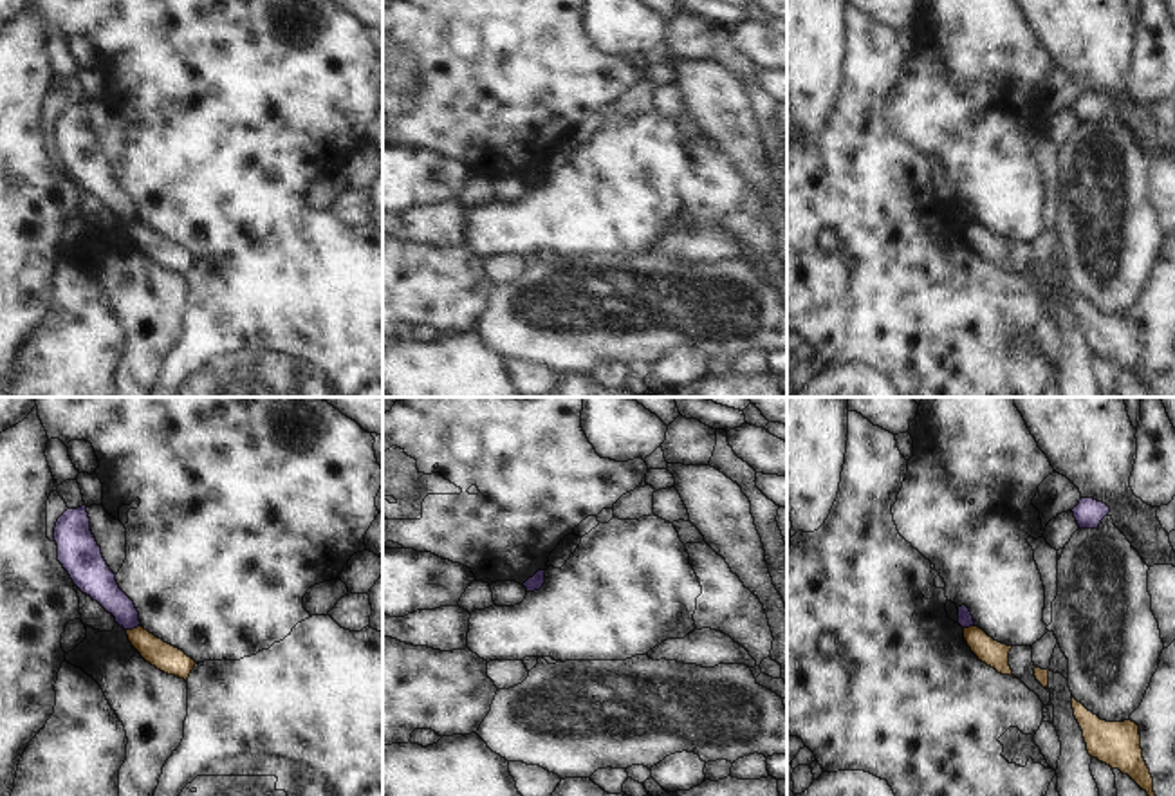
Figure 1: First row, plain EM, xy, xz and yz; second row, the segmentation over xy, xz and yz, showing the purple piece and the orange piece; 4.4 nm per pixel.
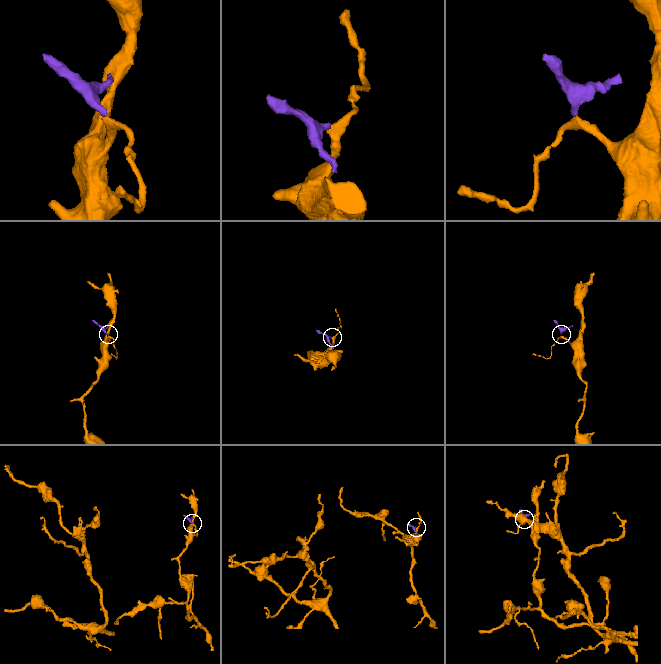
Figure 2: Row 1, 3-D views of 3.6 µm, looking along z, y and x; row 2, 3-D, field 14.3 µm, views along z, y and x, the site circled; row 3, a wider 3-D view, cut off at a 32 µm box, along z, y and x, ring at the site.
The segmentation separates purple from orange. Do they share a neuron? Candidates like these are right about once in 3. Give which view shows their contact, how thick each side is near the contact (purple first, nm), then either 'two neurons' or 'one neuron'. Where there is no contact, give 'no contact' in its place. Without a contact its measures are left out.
xy | 150/120 nm | two neurons

